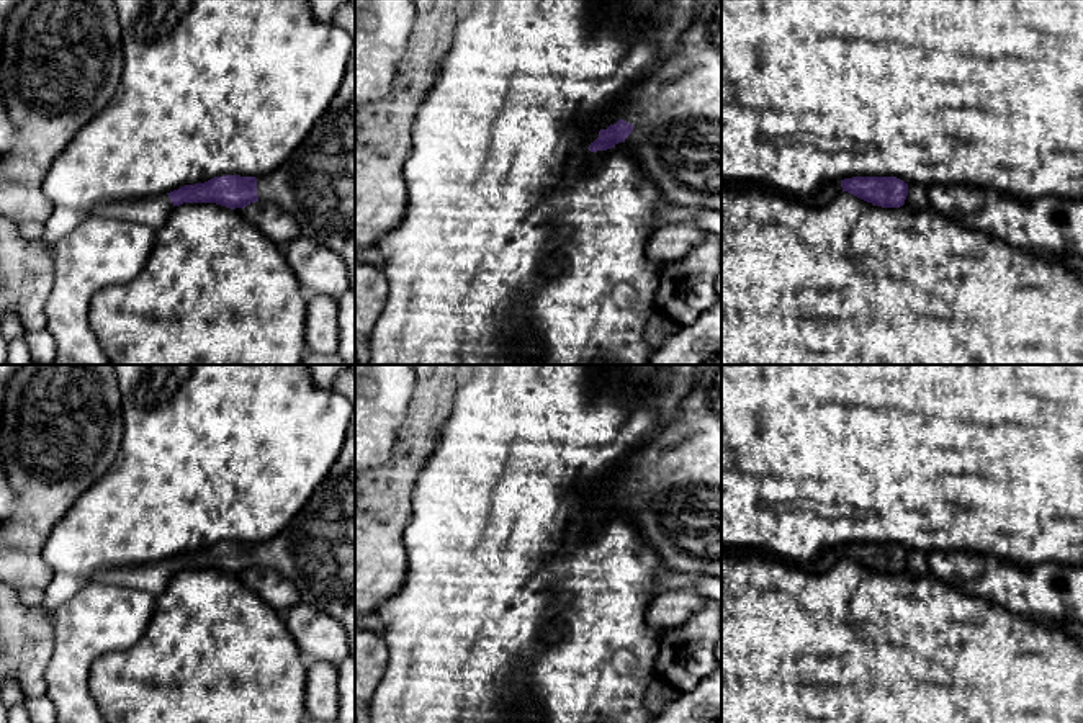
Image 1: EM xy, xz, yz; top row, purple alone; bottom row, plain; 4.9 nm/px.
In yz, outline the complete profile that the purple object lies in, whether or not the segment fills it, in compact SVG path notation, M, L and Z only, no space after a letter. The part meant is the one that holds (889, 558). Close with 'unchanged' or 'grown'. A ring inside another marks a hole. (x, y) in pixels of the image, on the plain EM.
M852 543L841 546L843 558L882 573L900 574L908 563L908 550L897 543Z; unchanged

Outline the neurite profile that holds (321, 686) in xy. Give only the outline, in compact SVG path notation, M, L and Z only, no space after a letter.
M321 661L308 662L306 679L308 718L330 721L339 716L337 666Z

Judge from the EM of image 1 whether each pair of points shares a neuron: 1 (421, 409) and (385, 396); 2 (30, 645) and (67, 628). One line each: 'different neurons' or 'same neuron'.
1: different neurons
2: different neurons

